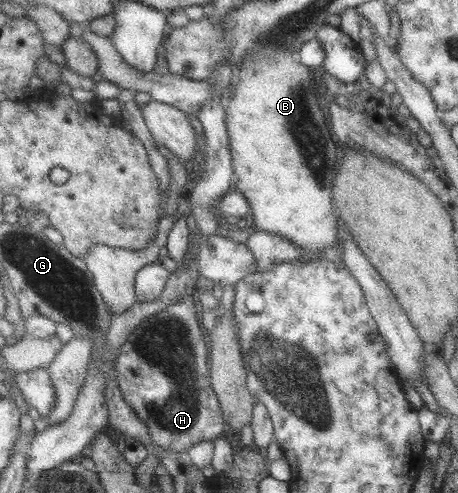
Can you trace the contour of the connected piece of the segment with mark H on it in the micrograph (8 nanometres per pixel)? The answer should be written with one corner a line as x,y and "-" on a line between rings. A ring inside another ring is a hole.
192,295
144,320
132,334
116,358
116,376
120,390
130,406
149,426
154,445
168,453
188,452
200,442
214,441
226,430
221,400
213,388
209,337
200,324

